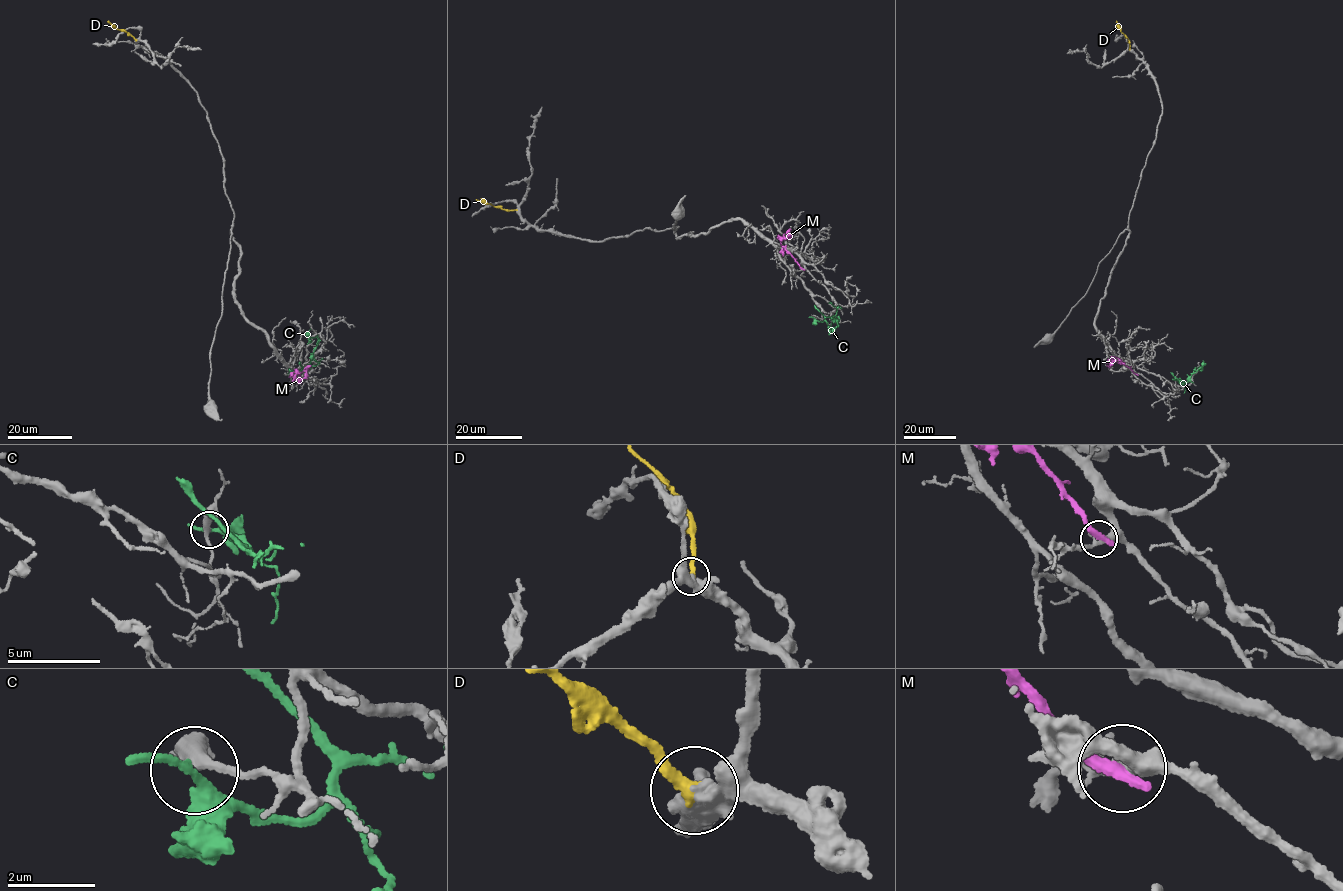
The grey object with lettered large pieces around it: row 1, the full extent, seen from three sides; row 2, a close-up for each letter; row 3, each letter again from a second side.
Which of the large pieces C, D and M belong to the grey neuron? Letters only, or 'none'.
D

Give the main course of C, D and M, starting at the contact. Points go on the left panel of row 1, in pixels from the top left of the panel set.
C: (292, 371), (307, 368), (310, 364), (318, 342), (317, 337), (310, 337), (308, 340), (311, 340)
D: (136, 40), (107, 22)
M: (301, 378), (294, 369), (295, 377), (303, 378), (311, 365)

